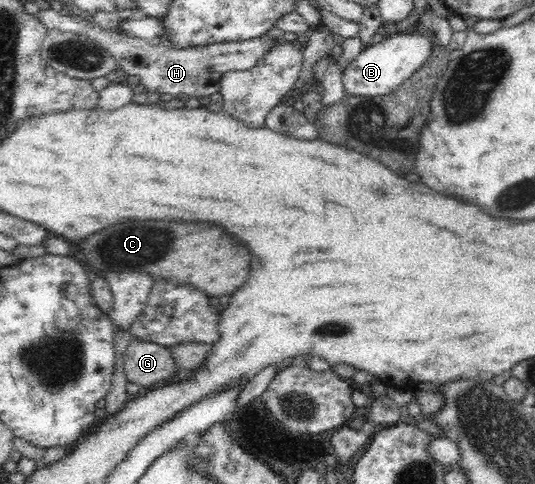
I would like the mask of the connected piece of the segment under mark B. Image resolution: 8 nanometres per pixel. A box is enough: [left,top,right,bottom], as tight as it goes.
[342,25,436,97]

